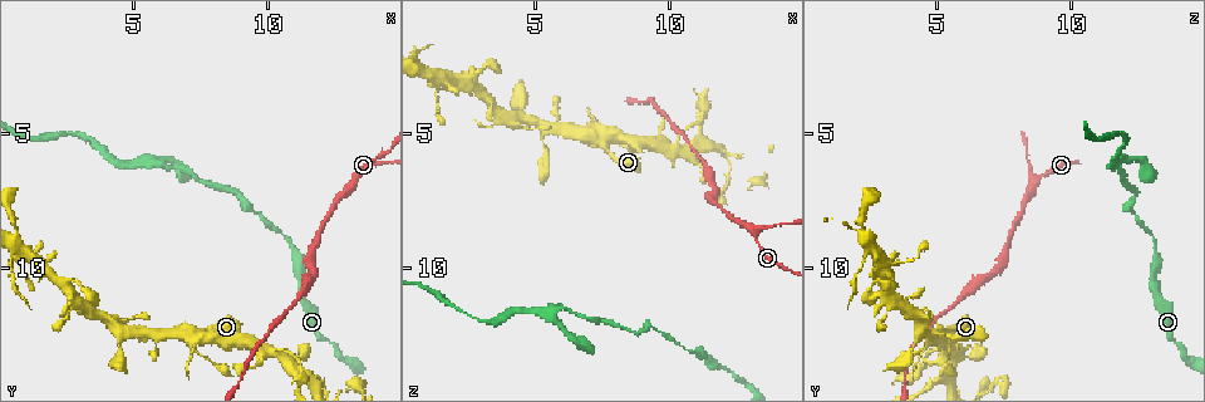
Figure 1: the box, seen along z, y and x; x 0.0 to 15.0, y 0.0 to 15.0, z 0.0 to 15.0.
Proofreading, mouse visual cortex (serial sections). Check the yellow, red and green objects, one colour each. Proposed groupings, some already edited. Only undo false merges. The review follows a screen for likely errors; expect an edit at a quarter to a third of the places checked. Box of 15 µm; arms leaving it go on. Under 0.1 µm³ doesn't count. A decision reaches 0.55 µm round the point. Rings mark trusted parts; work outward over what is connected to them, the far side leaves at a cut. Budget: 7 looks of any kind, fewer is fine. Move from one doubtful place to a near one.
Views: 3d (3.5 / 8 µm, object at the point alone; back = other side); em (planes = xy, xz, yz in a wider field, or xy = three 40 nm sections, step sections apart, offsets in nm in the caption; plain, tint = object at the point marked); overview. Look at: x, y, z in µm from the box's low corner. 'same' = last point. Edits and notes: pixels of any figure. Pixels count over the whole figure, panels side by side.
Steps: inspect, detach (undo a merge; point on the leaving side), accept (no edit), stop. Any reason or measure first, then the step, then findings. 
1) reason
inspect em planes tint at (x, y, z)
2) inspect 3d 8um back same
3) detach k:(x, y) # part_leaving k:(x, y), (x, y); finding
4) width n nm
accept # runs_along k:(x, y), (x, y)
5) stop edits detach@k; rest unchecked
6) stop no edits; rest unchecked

two arms in line, one across
inspect 3d 3.5um at (7.5, 12.4, 5.3)

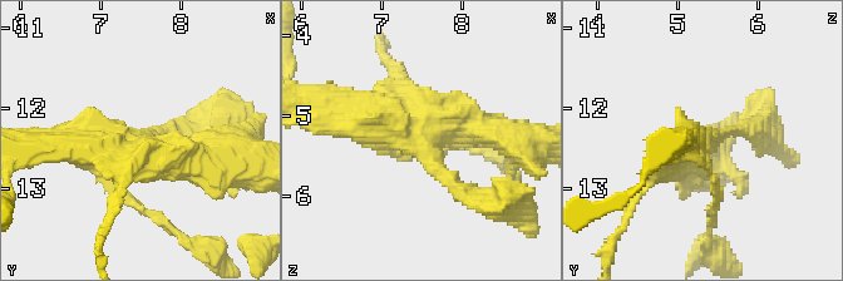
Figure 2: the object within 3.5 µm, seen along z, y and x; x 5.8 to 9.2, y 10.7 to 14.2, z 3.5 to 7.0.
shape alone is not enough
inspect em xy step 2 tint at (7.50, 12.45, 5.35)

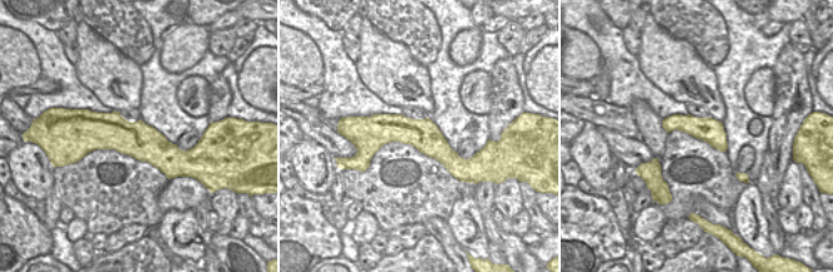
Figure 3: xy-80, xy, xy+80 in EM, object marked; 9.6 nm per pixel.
accept # runs_along 3:(84, 134), (190, 153); continuous, no second cell

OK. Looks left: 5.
narrows sharply
inspect 3d 3.5um at (9.6, 8.0, 12.3)

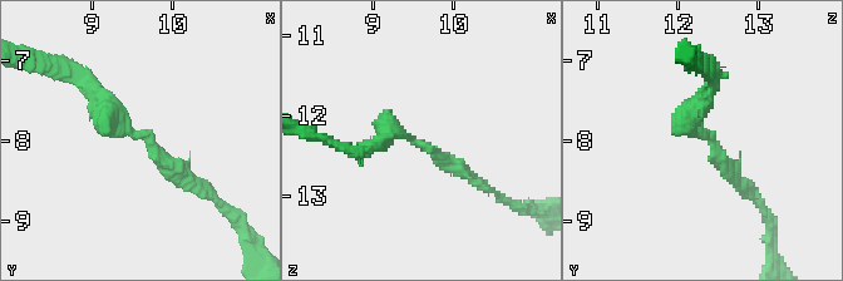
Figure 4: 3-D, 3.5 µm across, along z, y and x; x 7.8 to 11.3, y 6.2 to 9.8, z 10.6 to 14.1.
arm_widths 200, 250 nm; now the EM
inspect em xy step 5 plain at (9.60, 7.95, 12.30)

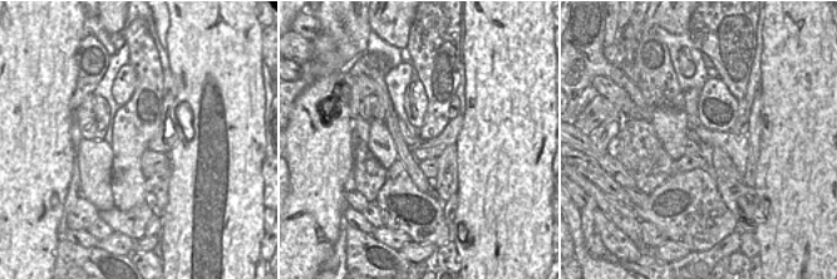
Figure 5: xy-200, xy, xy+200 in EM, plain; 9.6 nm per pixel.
where the object lies
inspect em xy step 5 tint same

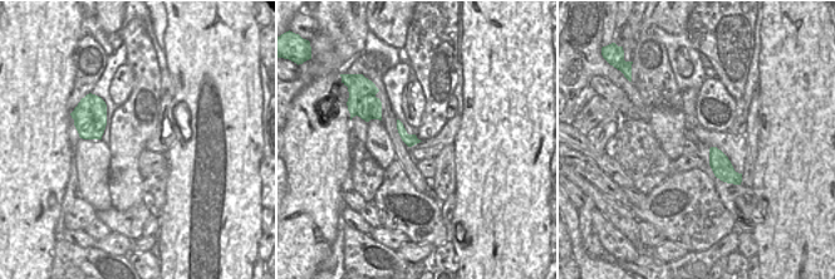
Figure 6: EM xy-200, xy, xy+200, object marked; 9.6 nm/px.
accept # runs_along 4:(196, 186), (111, 117), (88, 82); continuous, no second cell

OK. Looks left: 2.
three-way junction
inspect 3d 3.5um back at (5.7, 6.1, 11.6)

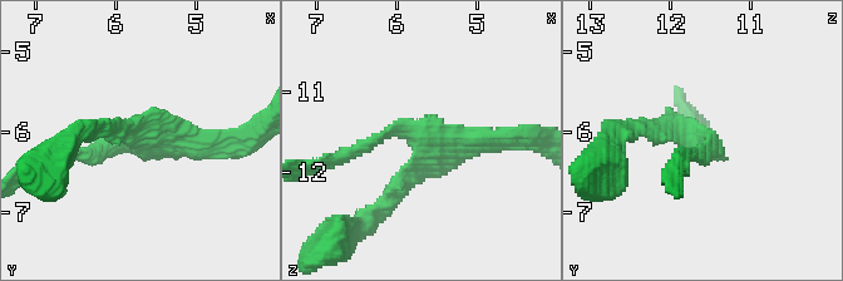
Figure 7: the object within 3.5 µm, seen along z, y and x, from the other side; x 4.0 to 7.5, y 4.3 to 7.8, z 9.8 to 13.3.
shape alone is not enough
inspect em xy step 1 tint at (5.70, 6.15, 11.55)

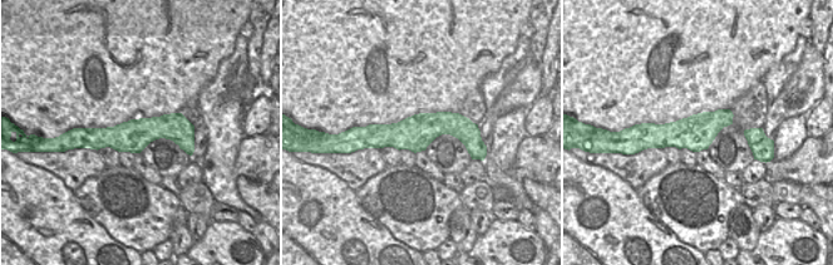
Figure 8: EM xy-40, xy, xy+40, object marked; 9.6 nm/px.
accept # runs_along 7:(345, 154), (395, 129), (503, 138); one cell here

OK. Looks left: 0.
stop no edits; rest unchecked

